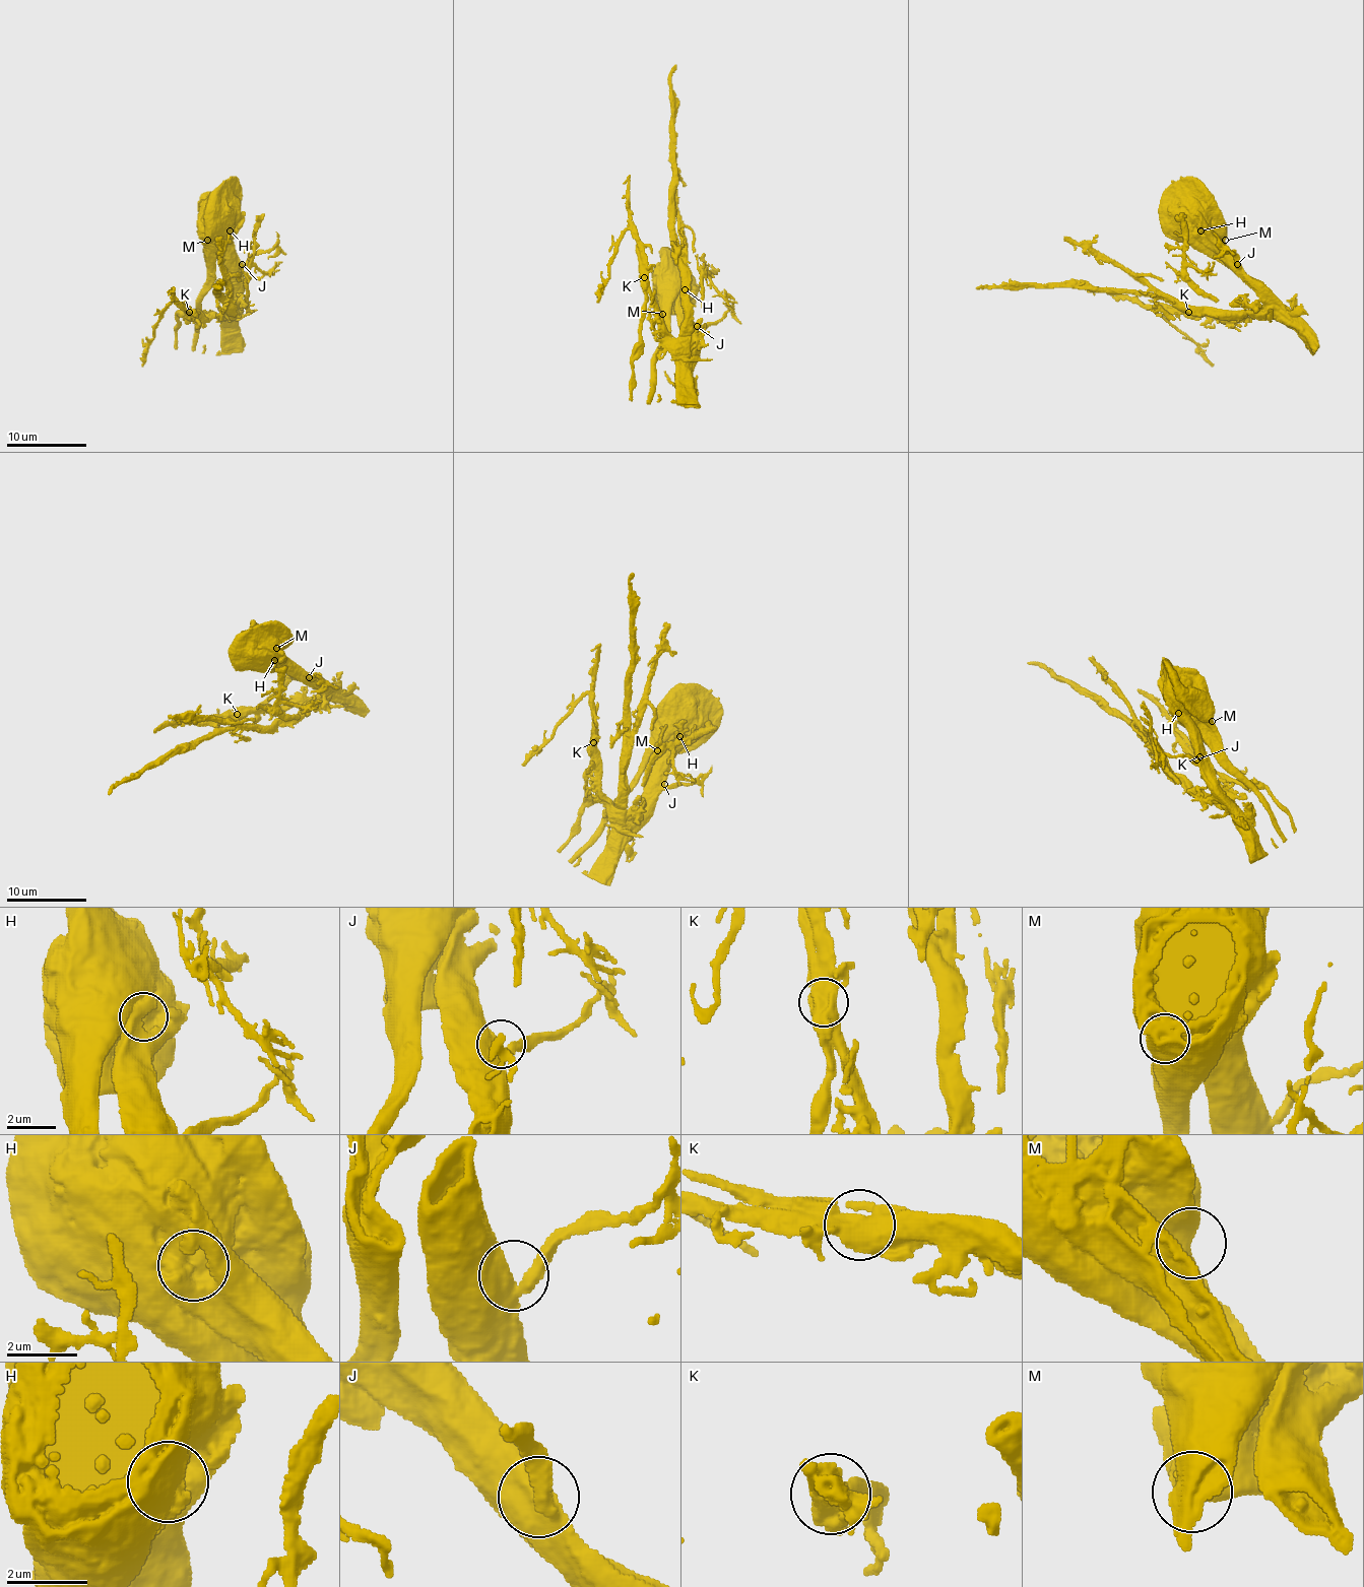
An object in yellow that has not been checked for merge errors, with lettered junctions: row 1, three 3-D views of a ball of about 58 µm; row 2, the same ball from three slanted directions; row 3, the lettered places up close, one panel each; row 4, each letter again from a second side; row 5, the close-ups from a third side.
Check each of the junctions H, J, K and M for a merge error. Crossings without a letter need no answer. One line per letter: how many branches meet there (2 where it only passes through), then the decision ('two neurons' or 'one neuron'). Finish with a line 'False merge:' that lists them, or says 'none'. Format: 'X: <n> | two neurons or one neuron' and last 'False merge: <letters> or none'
H: 1 | two neurons
J: 2 | one neuron
K: 2 | two neurons
M: 1 | one neuron
False merge: H, K

